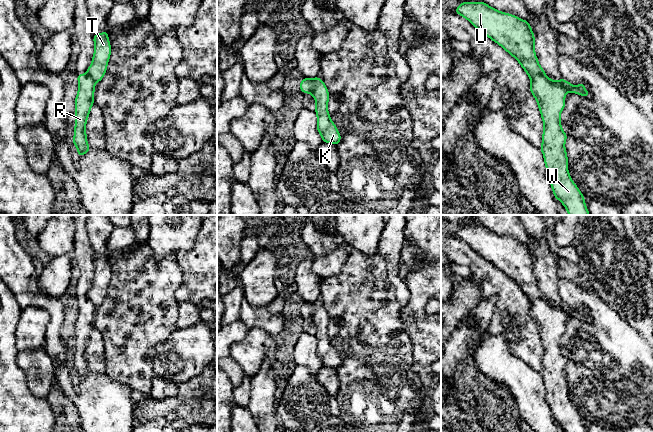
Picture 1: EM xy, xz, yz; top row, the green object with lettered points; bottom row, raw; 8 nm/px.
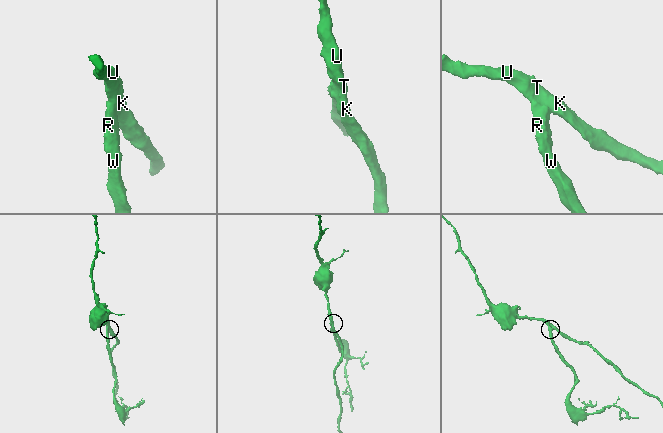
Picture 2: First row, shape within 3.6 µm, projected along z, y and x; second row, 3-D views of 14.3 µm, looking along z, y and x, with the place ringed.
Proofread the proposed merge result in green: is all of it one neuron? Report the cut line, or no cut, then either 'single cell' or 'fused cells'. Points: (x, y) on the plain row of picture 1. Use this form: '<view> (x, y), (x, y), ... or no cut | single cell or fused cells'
yz (530, 301), (545, 299), (550, 304), (558, 306), (566, 315) | fused cells

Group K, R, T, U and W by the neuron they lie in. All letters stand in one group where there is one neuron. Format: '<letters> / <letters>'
K T U / R W

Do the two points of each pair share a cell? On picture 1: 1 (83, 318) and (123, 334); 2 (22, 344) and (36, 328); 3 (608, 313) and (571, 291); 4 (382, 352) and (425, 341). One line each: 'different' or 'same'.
1: different
2: same
3: same
4: different

